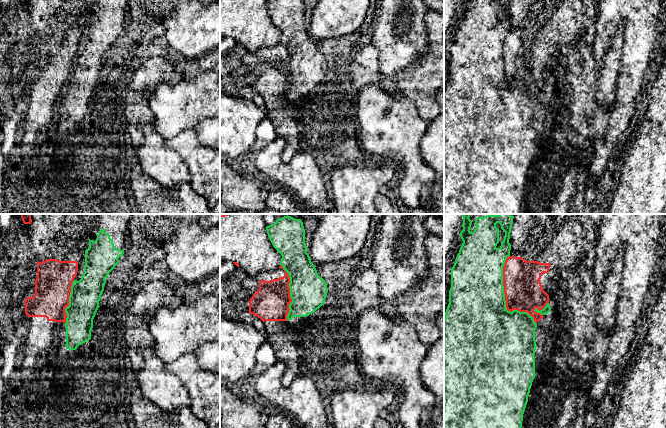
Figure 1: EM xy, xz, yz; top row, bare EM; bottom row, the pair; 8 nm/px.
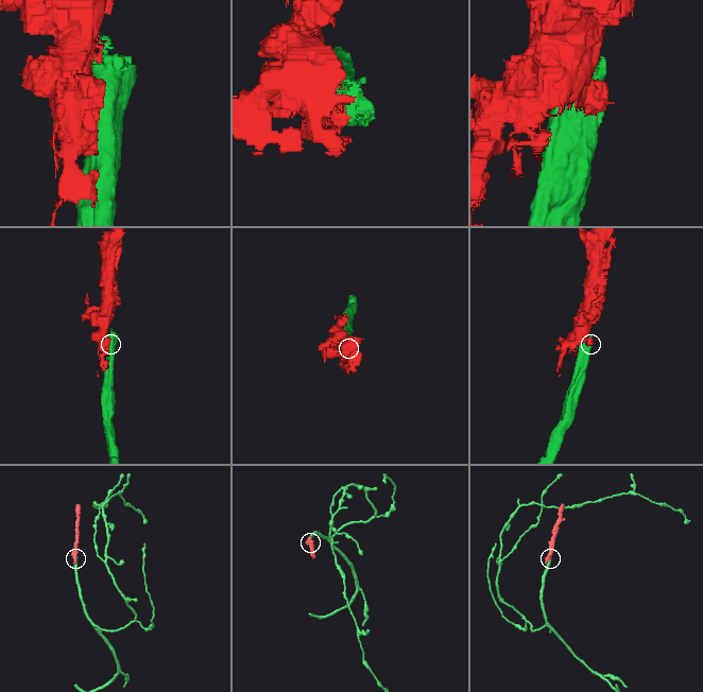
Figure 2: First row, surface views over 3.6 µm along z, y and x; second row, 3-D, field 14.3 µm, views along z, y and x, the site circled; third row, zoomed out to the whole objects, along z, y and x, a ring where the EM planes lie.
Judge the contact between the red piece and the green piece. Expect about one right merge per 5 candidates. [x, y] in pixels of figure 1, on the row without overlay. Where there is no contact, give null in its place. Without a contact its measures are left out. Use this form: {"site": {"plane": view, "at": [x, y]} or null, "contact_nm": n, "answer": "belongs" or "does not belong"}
{"site": {"plane": "yz", "at": [505, 74]}, "contact_nm": 600, "answer": "does not belong"}

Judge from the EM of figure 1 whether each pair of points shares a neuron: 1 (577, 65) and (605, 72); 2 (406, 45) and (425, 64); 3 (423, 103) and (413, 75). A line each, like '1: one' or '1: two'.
1: one
2: two
3: one

